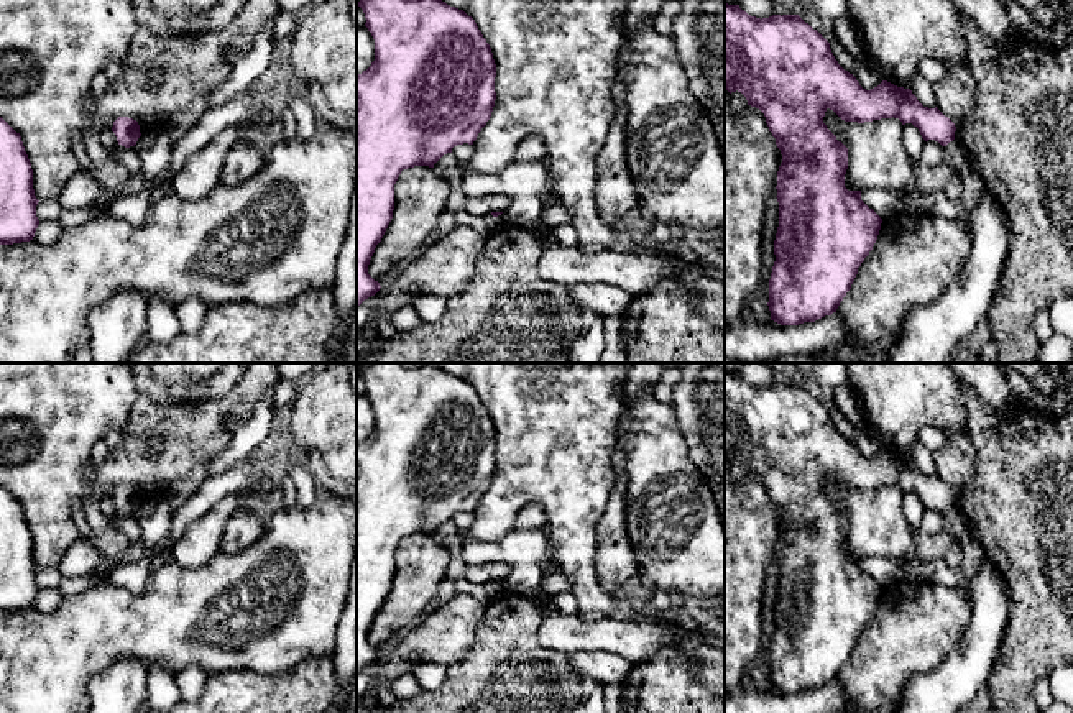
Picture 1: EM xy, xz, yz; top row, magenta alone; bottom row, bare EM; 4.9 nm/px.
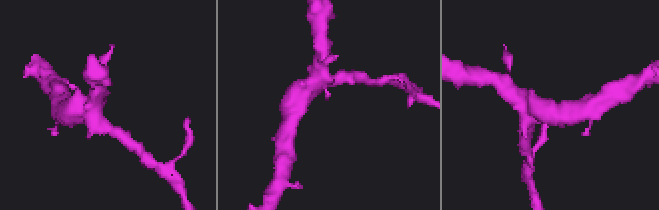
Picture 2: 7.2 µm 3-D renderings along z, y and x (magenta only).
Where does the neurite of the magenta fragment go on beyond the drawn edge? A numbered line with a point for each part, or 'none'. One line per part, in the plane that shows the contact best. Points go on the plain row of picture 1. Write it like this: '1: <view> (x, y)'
none

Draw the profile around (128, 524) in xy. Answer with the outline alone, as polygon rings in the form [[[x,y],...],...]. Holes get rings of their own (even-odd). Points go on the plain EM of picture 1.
[[[118,513],[115,518],[115,527],[120,529],[131,544],[138,544],[141,540],[141,529],[135,514],[125,516]]]

